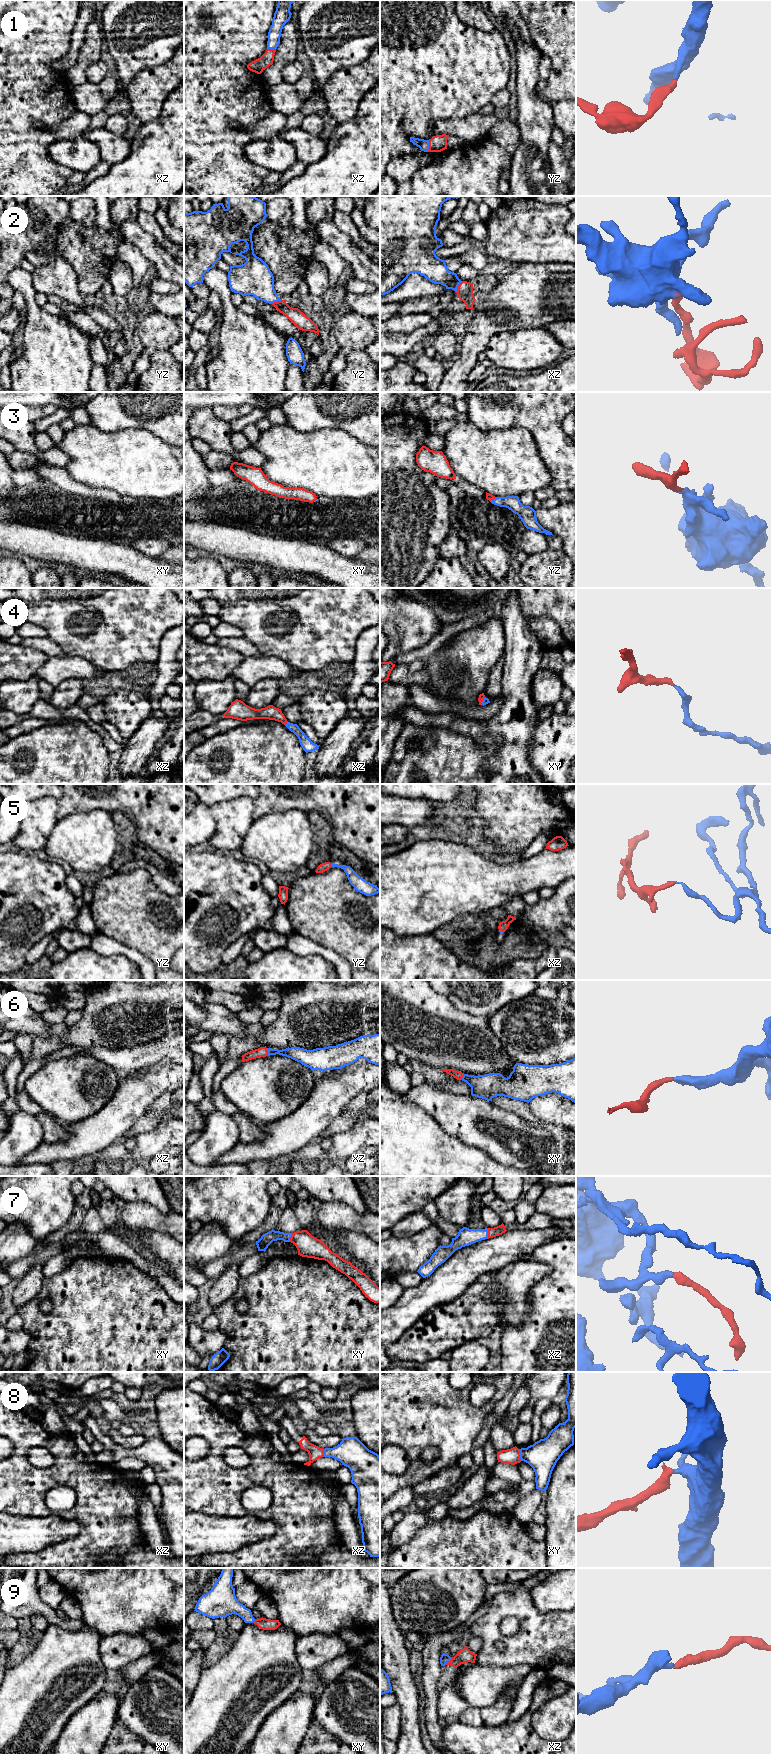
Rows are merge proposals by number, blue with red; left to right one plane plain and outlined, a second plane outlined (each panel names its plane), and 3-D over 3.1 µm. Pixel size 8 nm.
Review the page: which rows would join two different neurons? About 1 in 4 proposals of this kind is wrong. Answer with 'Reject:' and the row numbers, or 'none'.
Reject: none

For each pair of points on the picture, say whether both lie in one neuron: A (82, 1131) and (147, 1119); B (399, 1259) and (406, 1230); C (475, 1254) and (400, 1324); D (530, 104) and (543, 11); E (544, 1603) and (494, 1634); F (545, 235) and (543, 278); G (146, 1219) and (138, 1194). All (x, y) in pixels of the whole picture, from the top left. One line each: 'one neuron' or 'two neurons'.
A: two neurons
B: two neurons
C: one neuron
D: two neurons
E: two neurons
F: two neurons
G: two neurons

